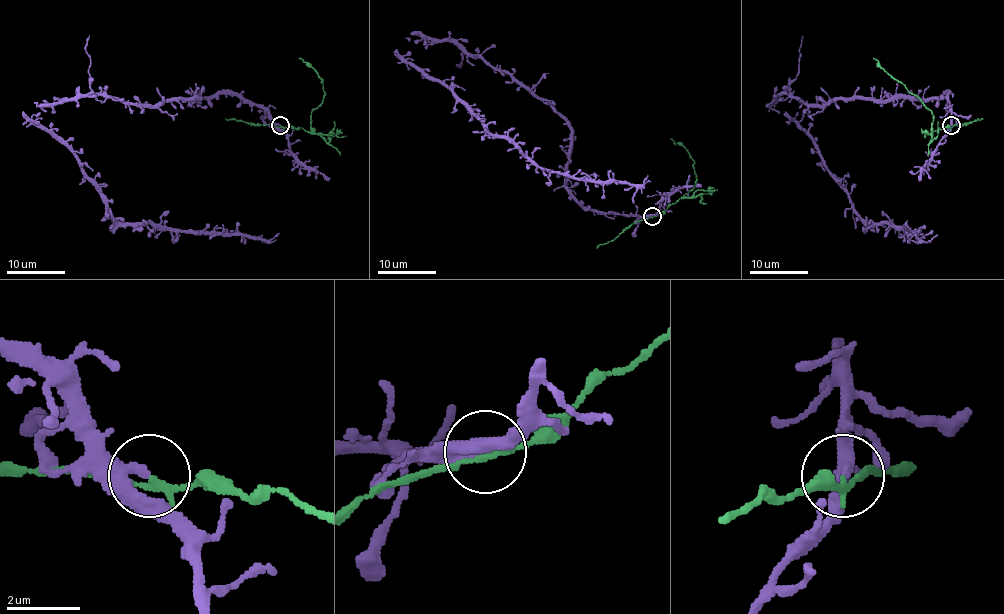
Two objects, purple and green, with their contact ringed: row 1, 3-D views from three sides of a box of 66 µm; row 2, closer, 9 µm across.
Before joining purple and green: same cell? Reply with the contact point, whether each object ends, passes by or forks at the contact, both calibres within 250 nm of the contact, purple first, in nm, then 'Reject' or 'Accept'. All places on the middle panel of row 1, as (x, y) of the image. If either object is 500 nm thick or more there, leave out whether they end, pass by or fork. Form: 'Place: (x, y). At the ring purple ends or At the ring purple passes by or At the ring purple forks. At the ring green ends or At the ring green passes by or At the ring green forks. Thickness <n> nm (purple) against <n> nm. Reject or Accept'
Place: (652, 216). At the ring purple ends. At the ring green passes by. Thickness 280 nm (purple) against 150 nm. Reject

